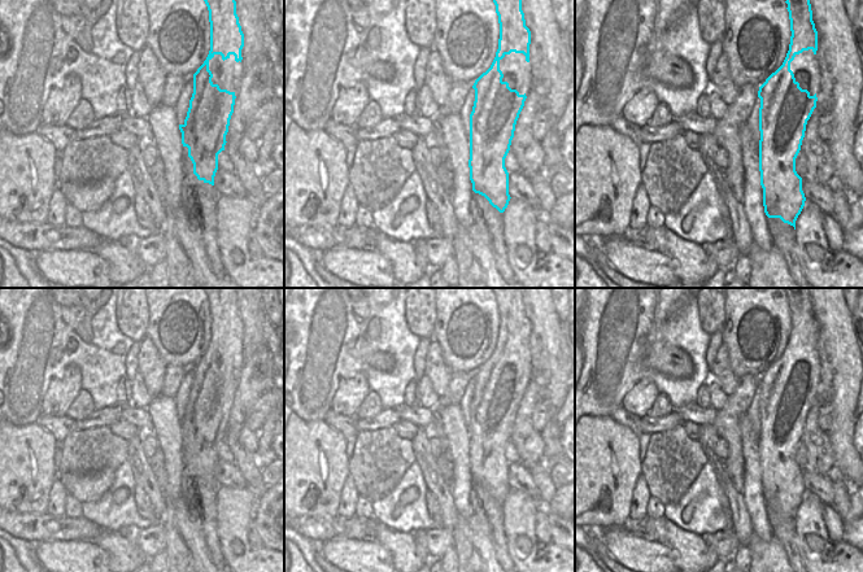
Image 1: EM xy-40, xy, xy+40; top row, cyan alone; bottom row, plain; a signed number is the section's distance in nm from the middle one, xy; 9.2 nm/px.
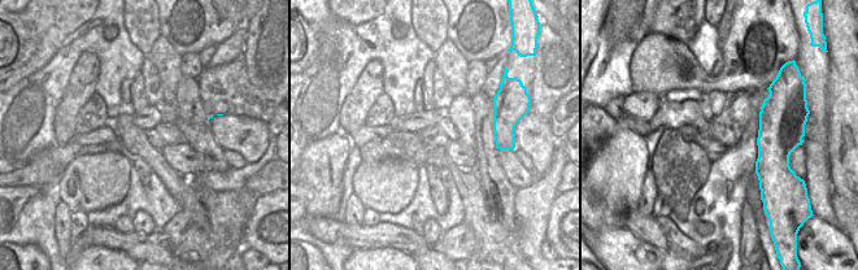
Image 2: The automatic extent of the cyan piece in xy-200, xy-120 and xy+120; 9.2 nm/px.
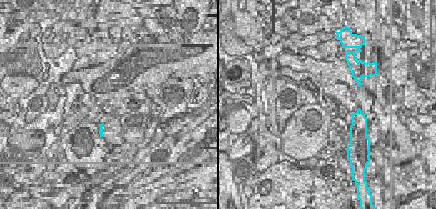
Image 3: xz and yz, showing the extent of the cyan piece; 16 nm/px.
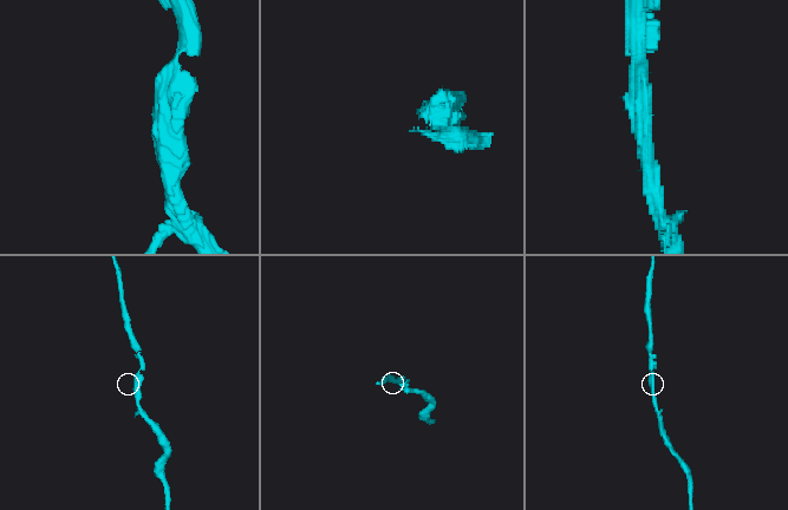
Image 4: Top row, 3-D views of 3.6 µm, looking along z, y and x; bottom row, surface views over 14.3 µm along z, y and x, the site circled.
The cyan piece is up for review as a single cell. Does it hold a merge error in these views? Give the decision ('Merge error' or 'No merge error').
No merge error.

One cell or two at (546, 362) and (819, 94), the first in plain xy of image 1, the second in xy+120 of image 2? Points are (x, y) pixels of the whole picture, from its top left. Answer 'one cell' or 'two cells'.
two cells

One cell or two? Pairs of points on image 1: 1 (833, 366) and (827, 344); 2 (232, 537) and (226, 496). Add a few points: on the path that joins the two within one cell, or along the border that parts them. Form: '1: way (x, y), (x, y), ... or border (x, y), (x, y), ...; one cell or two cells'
1: way (833, 361), (832, 349); one cell
2: way (232, 527), (232, 506); one cell

